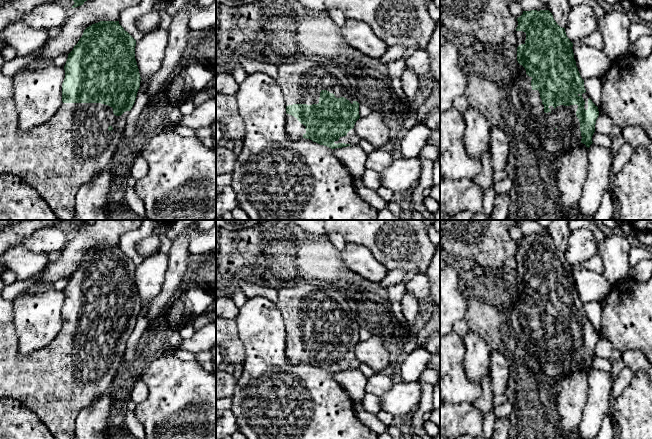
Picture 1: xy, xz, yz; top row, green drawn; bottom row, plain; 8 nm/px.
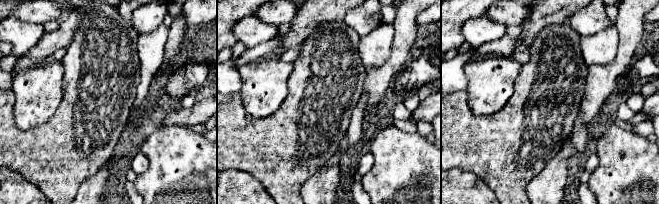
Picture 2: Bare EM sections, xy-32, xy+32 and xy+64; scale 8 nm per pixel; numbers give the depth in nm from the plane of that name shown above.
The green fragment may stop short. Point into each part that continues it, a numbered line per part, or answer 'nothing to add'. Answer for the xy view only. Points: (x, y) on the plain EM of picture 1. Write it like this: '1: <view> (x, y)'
1: xy (57, 382)

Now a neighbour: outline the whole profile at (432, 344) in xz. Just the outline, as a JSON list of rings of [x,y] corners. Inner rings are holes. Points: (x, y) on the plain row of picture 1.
[[[440,332],[431,333],[421,347],[432,354],[440,354]]]

